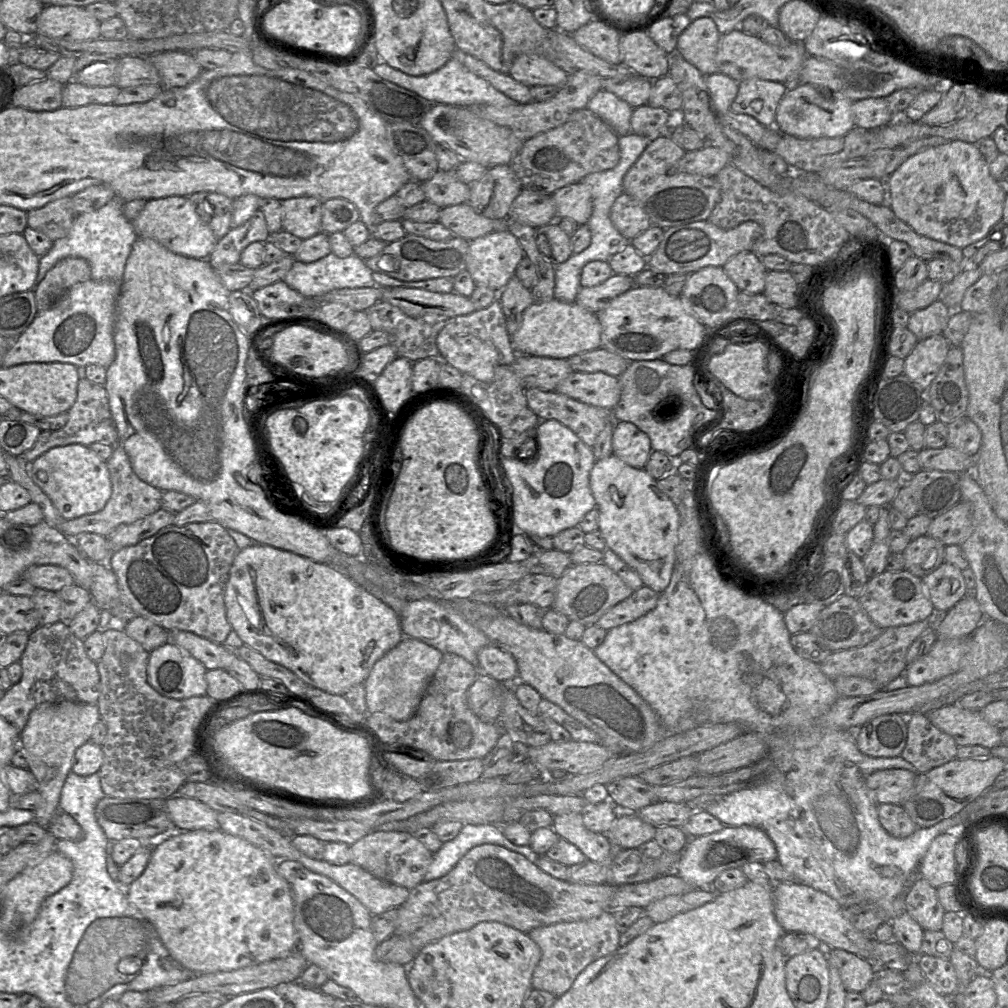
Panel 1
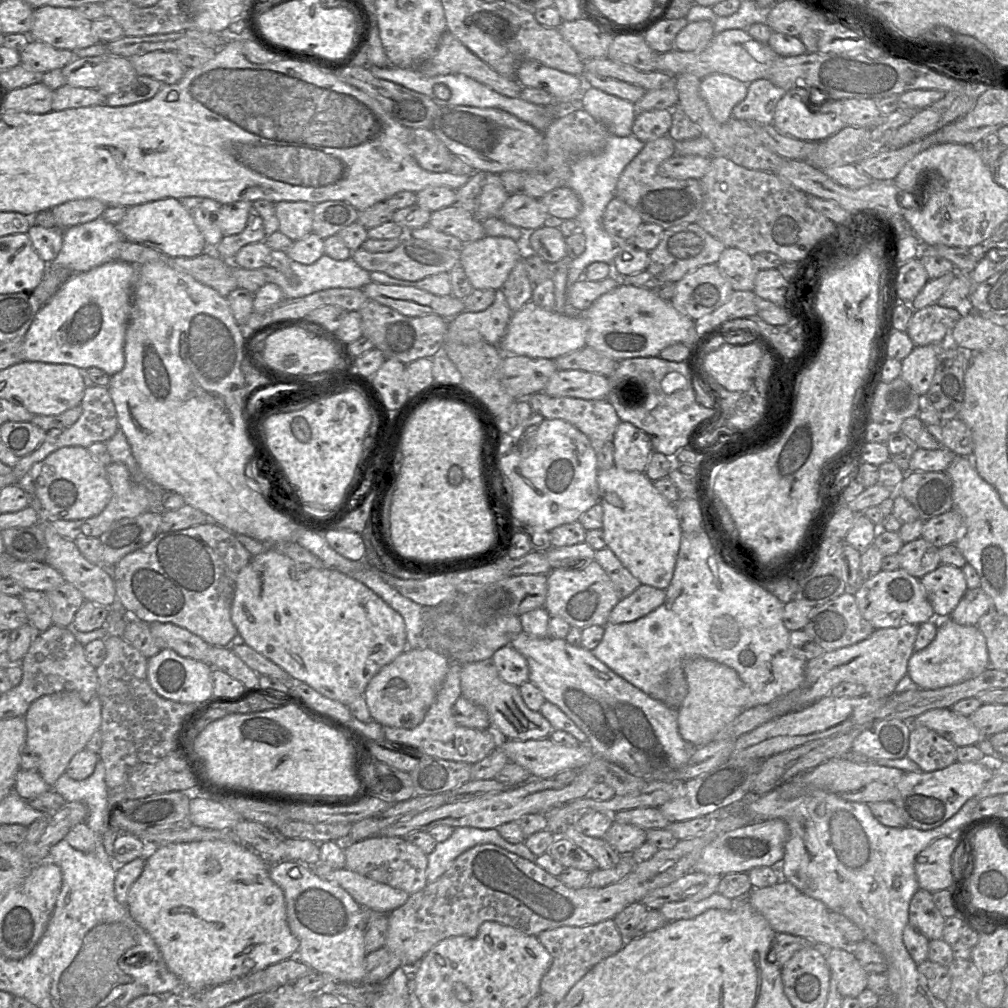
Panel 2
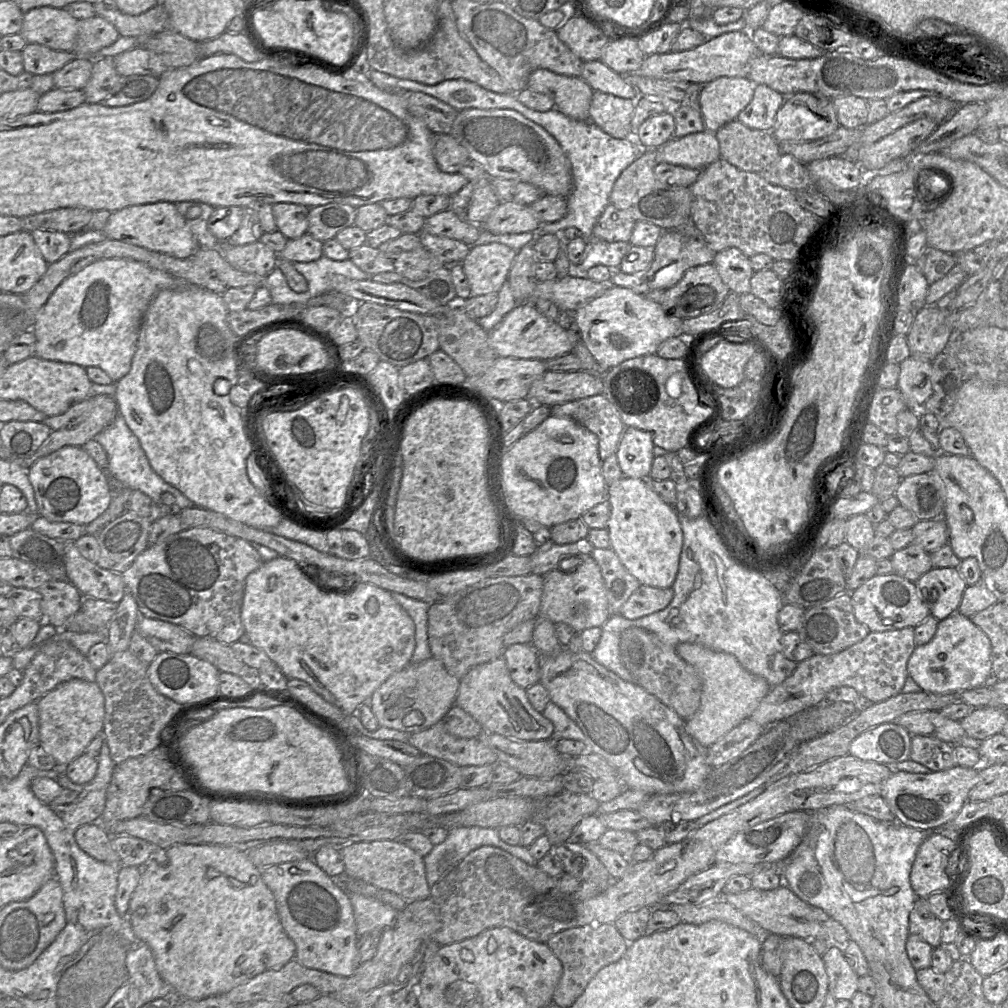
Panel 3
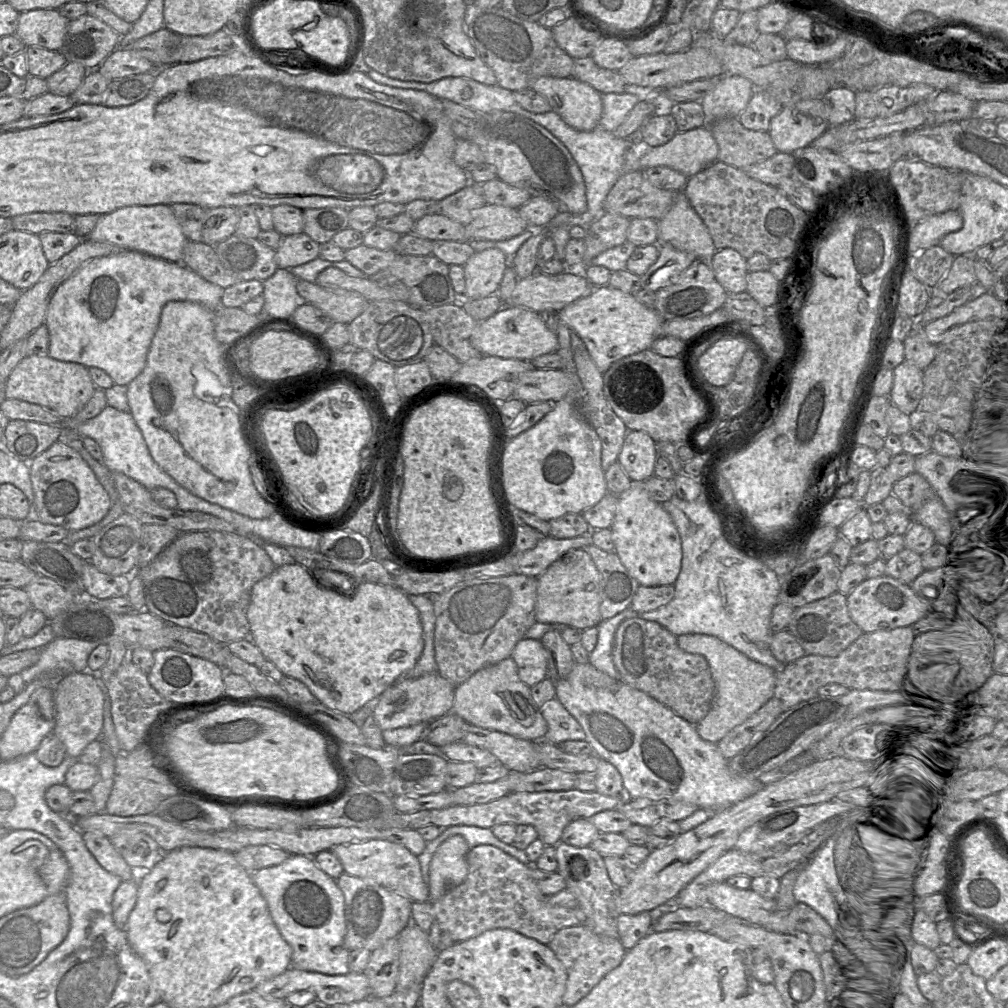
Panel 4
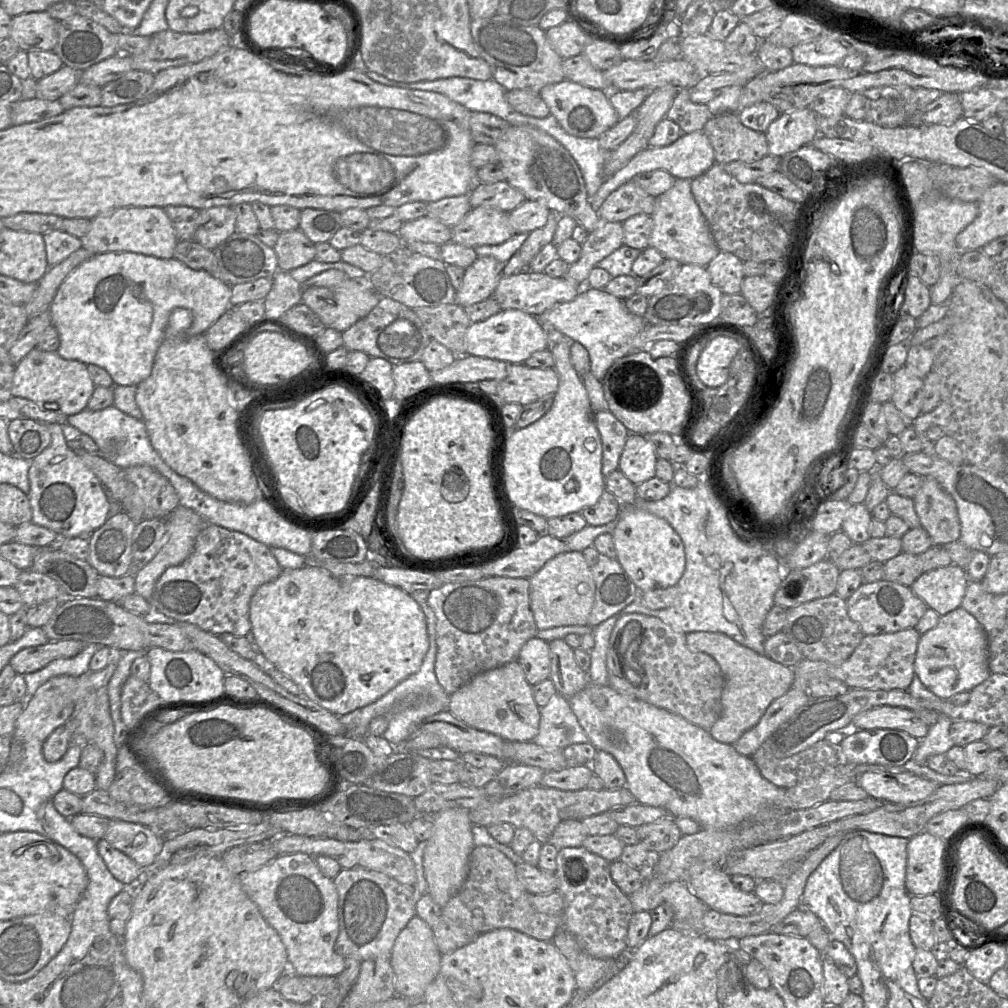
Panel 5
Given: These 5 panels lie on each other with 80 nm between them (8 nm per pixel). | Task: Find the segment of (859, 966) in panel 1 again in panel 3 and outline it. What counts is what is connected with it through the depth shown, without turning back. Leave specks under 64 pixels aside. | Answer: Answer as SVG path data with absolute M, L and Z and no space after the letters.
M830 945L822 956L829 979L829 993L838 1000L851 1000L858 991L859 976L847 962L837 945Z

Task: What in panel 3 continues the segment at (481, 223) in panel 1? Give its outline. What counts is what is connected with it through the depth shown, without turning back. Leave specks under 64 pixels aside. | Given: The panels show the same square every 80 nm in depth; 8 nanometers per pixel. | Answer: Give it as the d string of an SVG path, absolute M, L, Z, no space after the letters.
M451 209L425 219L422 232L448 237L472 246L480 235L480 226L461 220Z

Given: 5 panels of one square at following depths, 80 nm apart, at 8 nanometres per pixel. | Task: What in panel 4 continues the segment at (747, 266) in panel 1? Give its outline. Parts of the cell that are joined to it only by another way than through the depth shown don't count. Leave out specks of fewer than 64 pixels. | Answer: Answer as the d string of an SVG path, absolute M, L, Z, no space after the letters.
M732 248L716 250L707 260L716 280L727 293L747 291L747 259Z

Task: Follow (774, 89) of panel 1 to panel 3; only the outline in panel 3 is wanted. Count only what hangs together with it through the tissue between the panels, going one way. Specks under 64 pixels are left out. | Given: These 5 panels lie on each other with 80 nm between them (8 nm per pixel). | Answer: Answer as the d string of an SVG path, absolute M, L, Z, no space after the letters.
M756 84L751 102L737 116L745 126L772 131L776 114L787 97L764 84Z

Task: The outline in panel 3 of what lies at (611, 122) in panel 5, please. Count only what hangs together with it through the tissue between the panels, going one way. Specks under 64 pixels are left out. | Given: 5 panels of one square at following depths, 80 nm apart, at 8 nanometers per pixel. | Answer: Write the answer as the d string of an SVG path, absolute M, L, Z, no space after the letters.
M539 68L528 77L527 87L551 97L558 111L577 121L590 120L590 104L594 90L581 77L557 74Z

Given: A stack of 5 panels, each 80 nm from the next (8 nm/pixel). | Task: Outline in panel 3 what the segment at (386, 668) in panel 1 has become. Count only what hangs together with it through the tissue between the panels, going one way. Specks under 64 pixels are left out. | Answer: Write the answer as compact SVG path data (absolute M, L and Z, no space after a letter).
M434 657L419 663L410 663L401 671L391 675L370 697L368 704L380 726L407 734L424 731L441 721L455 704L459 679L451 675Z

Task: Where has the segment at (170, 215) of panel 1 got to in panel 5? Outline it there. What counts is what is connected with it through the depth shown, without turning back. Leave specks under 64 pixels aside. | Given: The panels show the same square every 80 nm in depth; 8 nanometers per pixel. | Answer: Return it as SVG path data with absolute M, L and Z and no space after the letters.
M122 207L91 220L82 247L91 255L106 252L134 252L161 259L174 258L178 239L170 219L161 207Z

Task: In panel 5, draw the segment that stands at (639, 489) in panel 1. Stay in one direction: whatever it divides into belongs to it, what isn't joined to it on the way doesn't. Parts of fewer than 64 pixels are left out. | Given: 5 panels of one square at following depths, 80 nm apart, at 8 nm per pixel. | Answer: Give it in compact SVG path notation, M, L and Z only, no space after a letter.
M622 505L612 532L616 560L641 593L677 586L686 568L685 547L674 528L663 518L634 505Z

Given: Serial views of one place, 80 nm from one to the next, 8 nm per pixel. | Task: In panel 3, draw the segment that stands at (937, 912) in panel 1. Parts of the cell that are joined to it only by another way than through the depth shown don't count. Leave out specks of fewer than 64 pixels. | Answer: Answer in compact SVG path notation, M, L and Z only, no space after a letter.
M918 897L909 915L910 934L919 935L932 947L941 945L942 922L932 911L927 898Z

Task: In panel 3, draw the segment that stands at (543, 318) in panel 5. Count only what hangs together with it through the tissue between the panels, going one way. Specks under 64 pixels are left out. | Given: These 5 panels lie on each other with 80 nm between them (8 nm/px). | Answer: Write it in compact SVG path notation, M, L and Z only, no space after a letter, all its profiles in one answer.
M610 286L602 295L579 308L574 312L574 318L580 329L580 340L585 344L603 374L623 361L656 354L664 341L672 337L683 336L682 321L684 319L669 316L661 304L650 301L630 289L618 286Z

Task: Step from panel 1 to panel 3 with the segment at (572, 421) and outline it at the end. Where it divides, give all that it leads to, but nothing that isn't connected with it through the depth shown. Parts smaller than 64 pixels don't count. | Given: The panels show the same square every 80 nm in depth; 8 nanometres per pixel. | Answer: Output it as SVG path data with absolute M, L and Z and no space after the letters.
M602 394L554 405L550 409L551 415L571 418L598 437L601 463L616 452L625 426L614 406Z

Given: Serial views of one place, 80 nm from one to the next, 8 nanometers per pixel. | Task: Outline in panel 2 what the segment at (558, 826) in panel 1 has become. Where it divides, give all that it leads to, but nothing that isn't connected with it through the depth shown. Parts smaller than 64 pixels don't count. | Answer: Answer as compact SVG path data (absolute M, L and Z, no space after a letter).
M575 823L566 827L562 832L562 836L568 838L589 854L600 869L614 868L622 858L622 855L605 838L586 836L579 831Z

